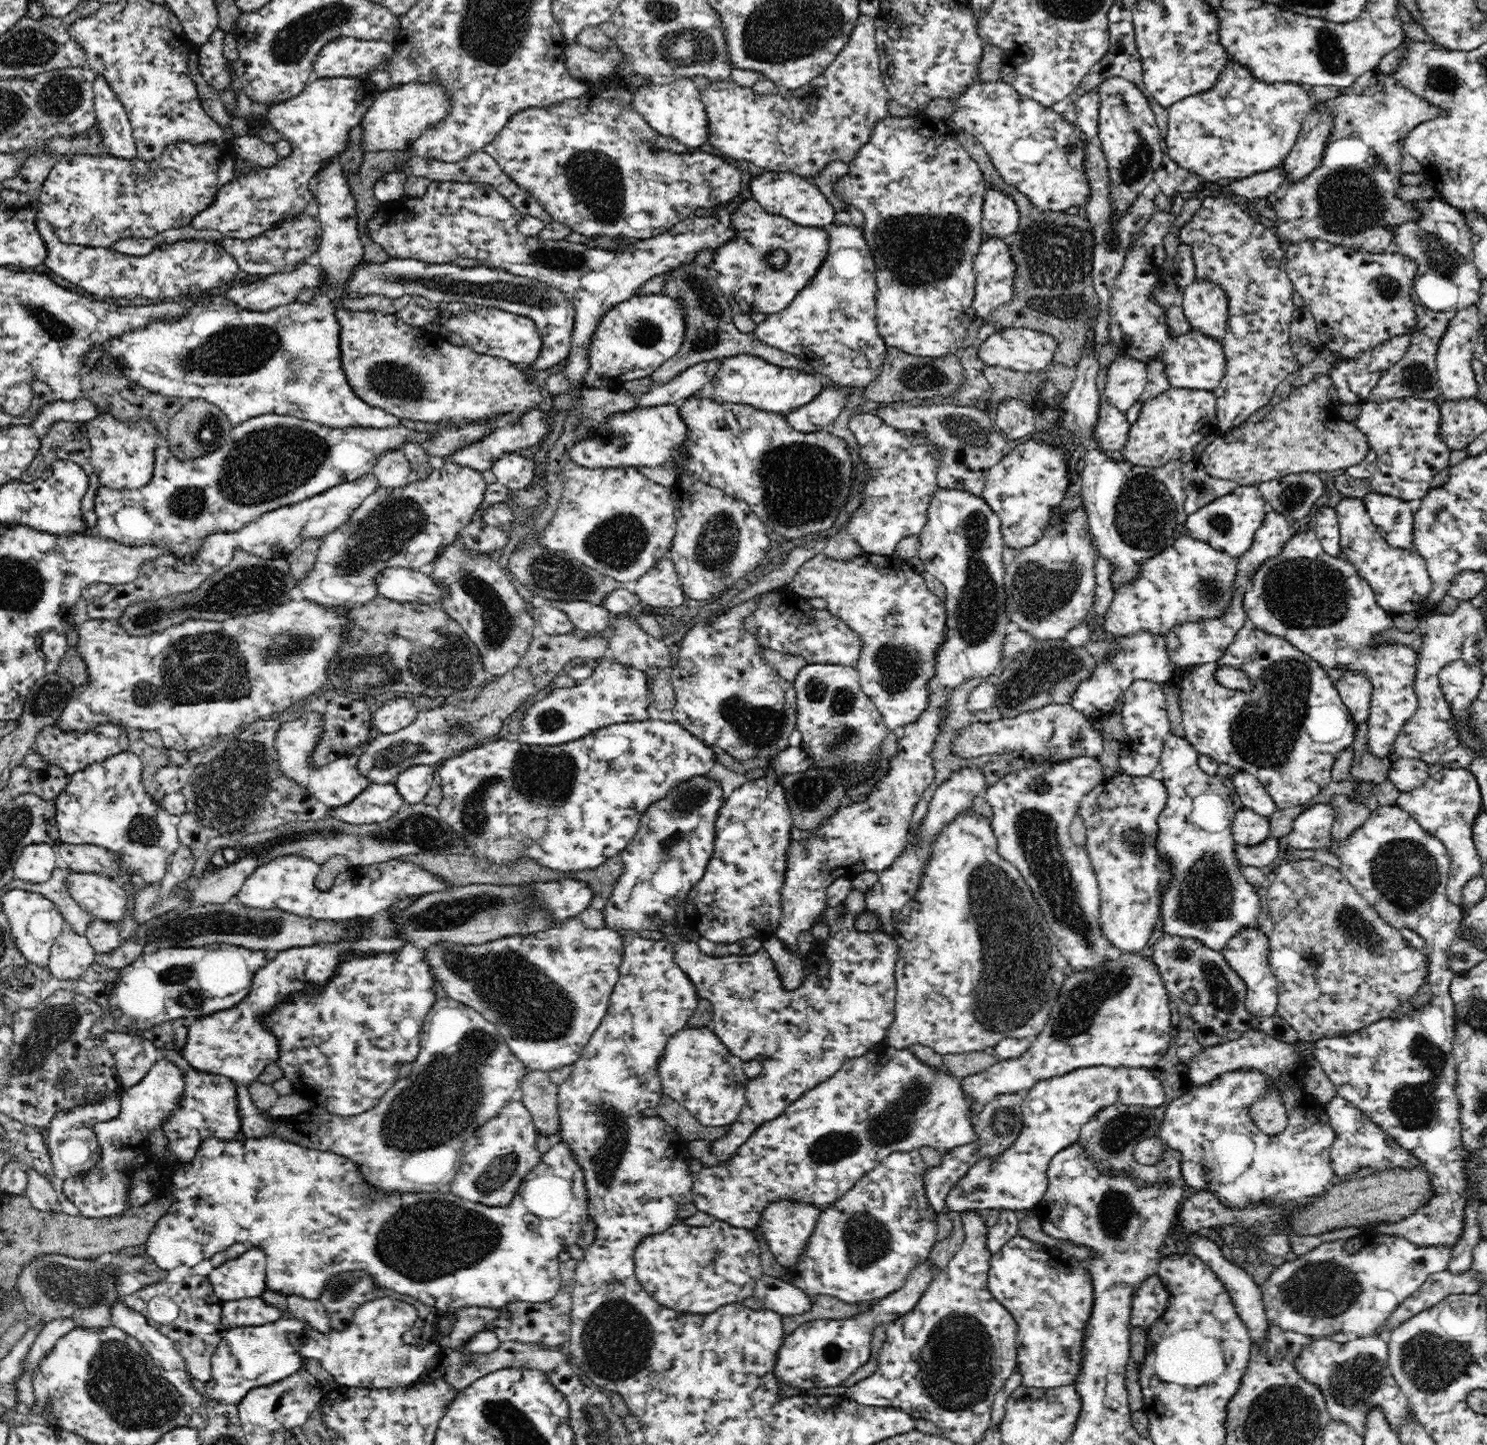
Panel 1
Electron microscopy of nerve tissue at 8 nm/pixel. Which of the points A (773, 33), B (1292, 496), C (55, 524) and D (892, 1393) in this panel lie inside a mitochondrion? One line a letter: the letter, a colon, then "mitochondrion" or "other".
A: mitochondrion
B: mitochondrion
C: other
D: other

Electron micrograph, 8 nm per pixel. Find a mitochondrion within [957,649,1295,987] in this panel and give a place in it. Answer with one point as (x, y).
(1035, 831)

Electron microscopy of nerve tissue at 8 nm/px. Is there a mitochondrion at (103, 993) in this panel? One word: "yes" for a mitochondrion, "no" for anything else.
no

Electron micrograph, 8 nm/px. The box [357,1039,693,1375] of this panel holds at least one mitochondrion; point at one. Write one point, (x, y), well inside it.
(423, 1241)

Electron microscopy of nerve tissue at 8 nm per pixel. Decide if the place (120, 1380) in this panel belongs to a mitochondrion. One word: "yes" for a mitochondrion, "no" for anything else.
yes

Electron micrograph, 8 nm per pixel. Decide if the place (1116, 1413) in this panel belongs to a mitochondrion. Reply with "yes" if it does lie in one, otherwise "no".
no

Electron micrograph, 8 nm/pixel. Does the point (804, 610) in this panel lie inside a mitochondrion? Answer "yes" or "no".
no

